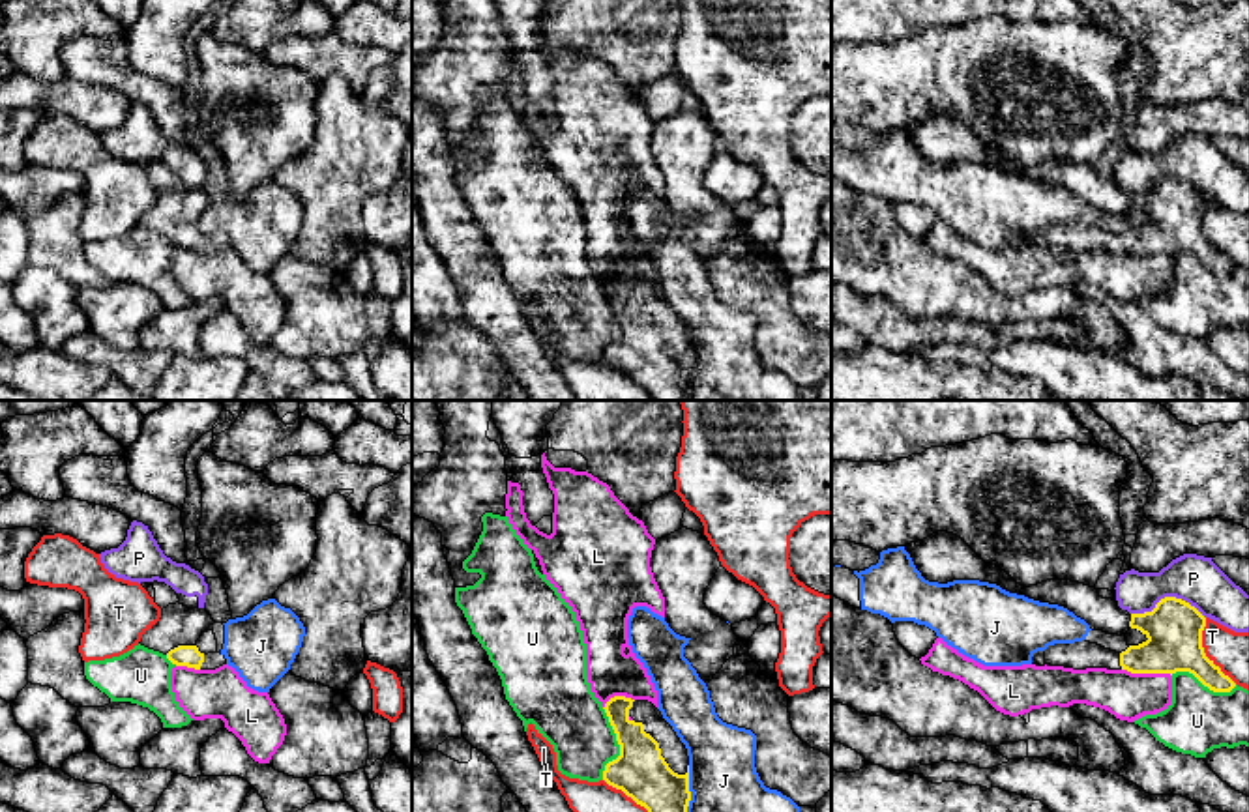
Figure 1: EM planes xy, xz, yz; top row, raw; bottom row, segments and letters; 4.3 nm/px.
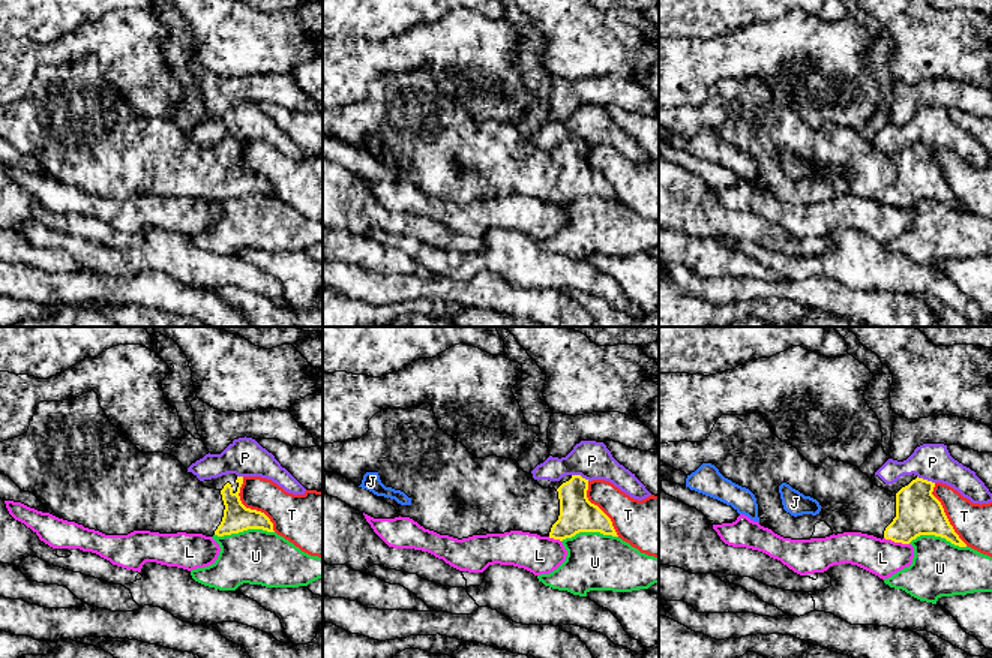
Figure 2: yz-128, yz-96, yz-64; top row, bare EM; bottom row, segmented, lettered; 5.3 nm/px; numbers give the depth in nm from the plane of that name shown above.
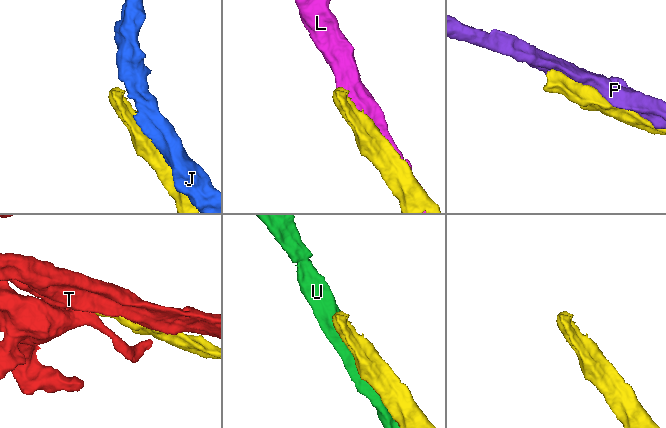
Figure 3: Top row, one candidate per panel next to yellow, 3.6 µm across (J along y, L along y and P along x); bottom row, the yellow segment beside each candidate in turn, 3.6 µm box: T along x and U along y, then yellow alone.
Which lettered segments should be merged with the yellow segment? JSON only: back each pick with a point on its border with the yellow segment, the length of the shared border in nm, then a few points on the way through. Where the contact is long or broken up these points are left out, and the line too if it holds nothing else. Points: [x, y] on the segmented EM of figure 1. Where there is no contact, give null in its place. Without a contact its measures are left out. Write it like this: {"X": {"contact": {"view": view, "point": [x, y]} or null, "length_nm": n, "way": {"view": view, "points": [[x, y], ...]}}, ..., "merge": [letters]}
{"merge": []}

